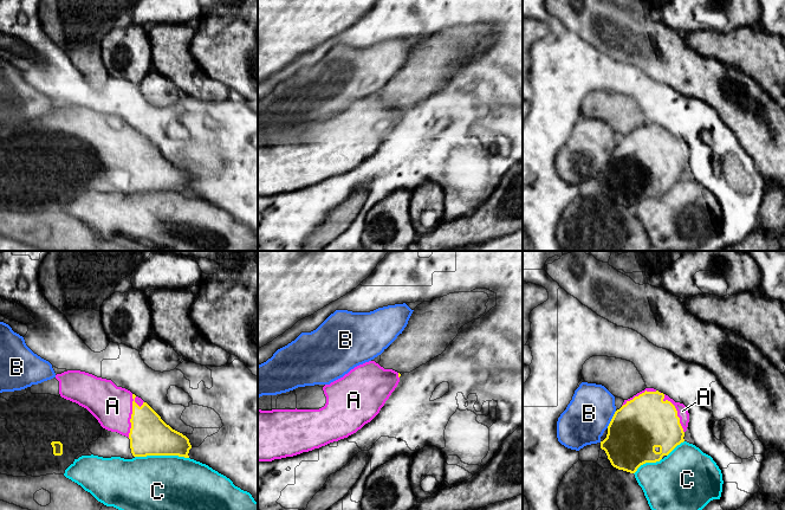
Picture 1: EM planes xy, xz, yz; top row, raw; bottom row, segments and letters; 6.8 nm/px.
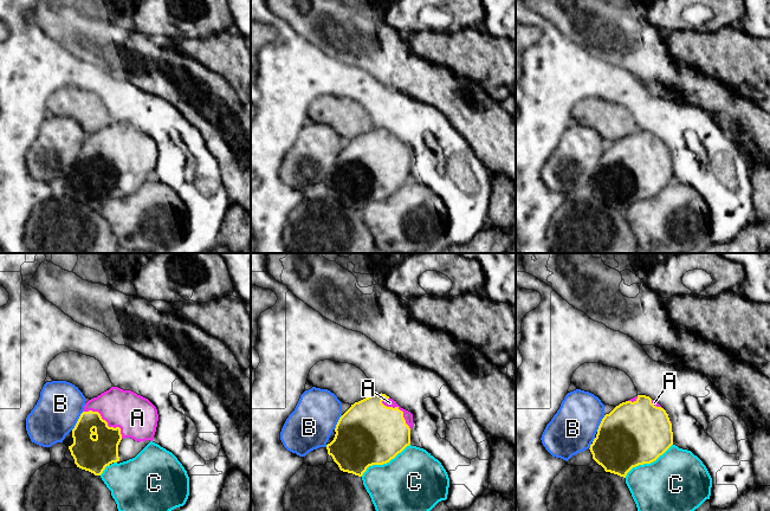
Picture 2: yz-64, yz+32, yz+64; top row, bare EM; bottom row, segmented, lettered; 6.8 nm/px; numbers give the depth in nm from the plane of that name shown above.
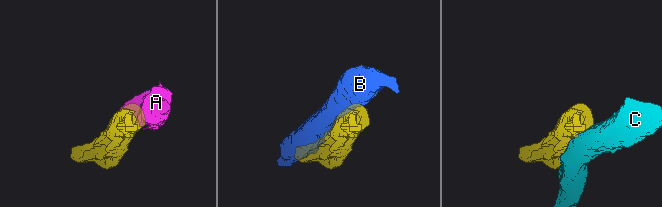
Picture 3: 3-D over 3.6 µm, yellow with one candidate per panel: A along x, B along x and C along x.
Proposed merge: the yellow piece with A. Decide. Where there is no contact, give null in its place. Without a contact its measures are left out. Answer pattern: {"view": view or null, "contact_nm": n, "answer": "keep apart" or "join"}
{"view": "xy", "contact_nm": 300, "answer": "join"}

